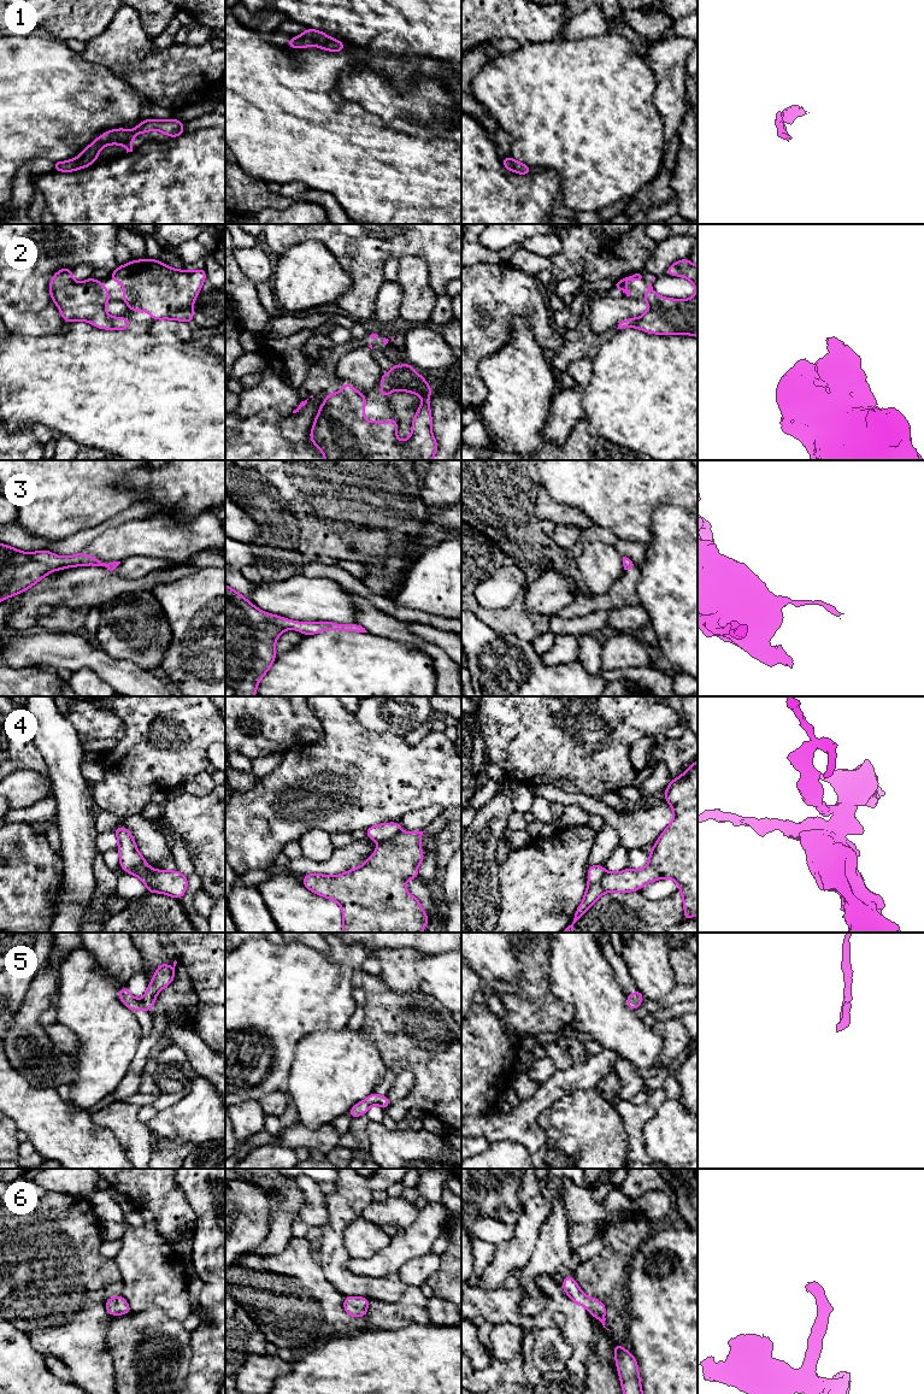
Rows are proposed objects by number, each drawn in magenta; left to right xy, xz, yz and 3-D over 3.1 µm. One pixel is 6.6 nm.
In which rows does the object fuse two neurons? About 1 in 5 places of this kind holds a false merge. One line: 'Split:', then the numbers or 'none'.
Split: 4

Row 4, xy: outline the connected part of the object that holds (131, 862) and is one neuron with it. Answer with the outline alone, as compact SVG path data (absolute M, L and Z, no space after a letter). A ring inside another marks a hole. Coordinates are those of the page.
M123 825L116 828L113 833L118 839L117 851L120 857L119 867L125 872L137 876L147 886L147 894L157 893L157 890L149 886L149 878L157 870L147 866L147 861L140 854L133 835Z

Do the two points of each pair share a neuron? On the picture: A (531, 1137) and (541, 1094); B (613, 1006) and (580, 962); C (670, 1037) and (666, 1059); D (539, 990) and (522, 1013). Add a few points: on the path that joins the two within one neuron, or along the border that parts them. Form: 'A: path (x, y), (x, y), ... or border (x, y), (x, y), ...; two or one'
A: path (533, 1127), (531, 1109), (535, 1105); one
B: path (602, 995), (580, 972); one
C: path (670, 1042), (669, 1054); one
D: path (535, 997), (535, 1003), (528, 1010); one

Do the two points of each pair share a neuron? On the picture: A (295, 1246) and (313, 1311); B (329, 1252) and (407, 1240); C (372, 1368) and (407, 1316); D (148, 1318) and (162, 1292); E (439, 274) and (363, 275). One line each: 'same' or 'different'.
A: same
B: different
C: different
D: different
E: same

